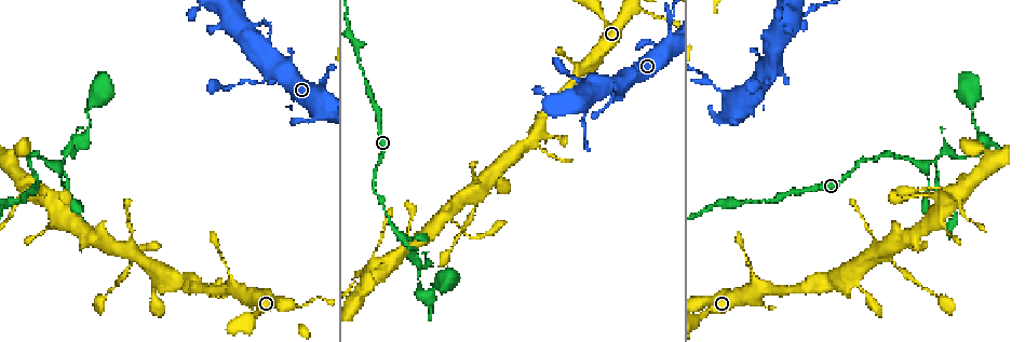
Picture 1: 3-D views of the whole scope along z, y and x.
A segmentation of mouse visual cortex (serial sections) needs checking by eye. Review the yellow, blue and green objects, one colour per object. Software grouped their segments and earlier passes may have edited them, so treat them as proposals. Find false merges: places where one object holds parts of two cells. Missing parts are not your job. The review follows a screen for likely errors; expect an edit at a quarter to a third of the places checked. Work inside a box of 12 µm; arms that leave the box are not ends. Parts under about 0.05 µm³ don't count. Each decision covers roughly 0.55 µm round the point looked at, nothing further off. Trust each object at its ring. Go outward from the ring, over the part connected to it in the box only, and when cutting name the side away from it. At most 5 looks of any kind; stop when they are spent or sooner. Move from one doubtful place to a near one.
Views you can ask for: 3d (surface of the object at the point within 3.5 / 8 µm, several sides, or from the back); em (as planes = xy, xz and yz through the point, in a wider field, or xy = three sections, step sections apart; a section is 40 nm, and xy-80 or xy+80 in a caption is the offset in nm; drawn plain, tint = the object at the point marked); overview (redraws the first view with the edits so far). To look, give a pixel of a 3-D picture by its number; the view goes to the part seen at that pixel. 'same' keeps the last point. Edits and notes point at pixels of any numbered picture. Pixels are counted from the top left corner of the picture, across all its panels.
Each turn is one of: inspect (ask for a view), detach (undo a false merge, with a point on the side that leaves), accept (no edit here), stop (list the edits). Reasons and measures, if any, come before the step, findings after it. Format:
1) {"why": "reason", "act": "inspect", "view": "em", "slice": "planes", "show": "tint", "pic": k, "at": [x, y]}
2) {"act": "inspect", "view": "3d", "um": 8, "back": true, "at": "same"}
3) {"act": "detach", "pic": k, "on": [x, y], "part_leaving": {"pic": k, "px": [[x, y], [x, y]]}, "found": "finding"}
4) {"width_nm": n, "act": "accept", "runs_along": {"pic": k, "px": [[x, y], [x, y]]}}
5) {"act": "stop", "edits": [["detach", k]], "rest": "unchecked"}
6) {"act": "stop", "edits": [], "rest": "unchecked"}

{"why": "sharp bend", "act": "inspect", "view": "3d", "um": 8, "pic": 1, "at": [741, 109]}

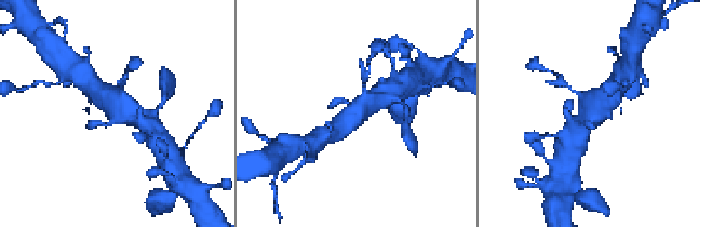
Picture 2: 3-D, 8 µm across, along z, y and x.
{"why": "zoom in", "act": "inspect", "view": "3d", "um": 3.5, "pic": 2, "at": [594, 114]}

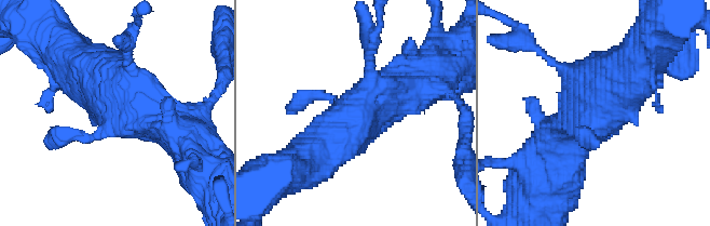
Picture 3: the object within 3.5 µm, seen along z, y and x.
{"why": "now the EM", "act": "inspect", "view": "em", "slice": "planes", "show": "tint", "pic": 3, "at": [117, 115]}

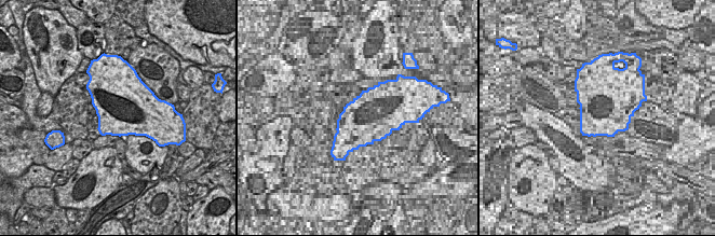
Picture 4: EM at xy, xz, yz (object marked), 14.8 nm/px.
{"act": "accept", "runs_along": {"pic": 3, "px": [[637, 61], [601, 91], [587, 137]]}, "found": "all the same cell"}

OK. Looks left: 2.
{"why": "arms run side by side", "act": "inspect", "view": "3d", "um": 3.5, "back": true, "pic": 1, "at": [57, 166]}

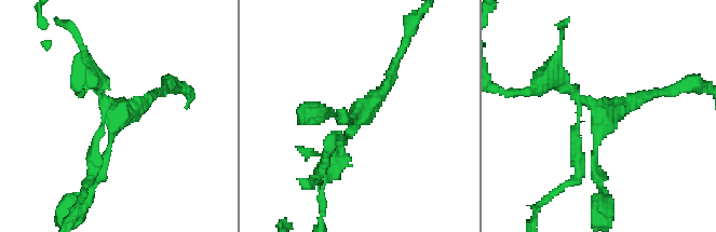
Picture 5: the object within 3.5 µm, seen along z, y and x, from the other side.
{"arms": 4, "arm_widths_nm": [150, 150, 150, 150], "act": "inspect", "view": "em", "slice": "xy", "step": 3, "show": "tint", "pic": 5, "at": [603, 115]}

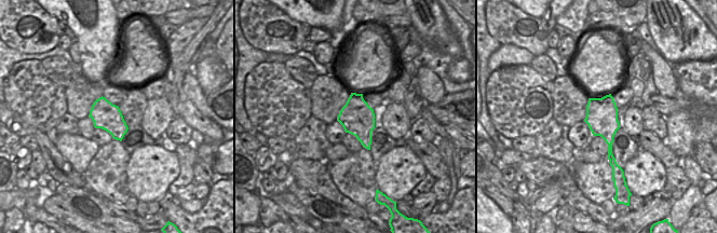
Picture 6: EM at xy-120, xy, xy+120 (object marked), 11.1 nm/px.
{"act": "detach", "pic": 5, "on": [95, 154], "part_leaving": {"pic": 5, "px": [[105, 121], [78, 204]]}, "found": "two cells meet here"}

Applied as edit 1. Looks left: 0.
{"act": "stop", "edits": [["detach", 5]], "rest": "unchecked"}

